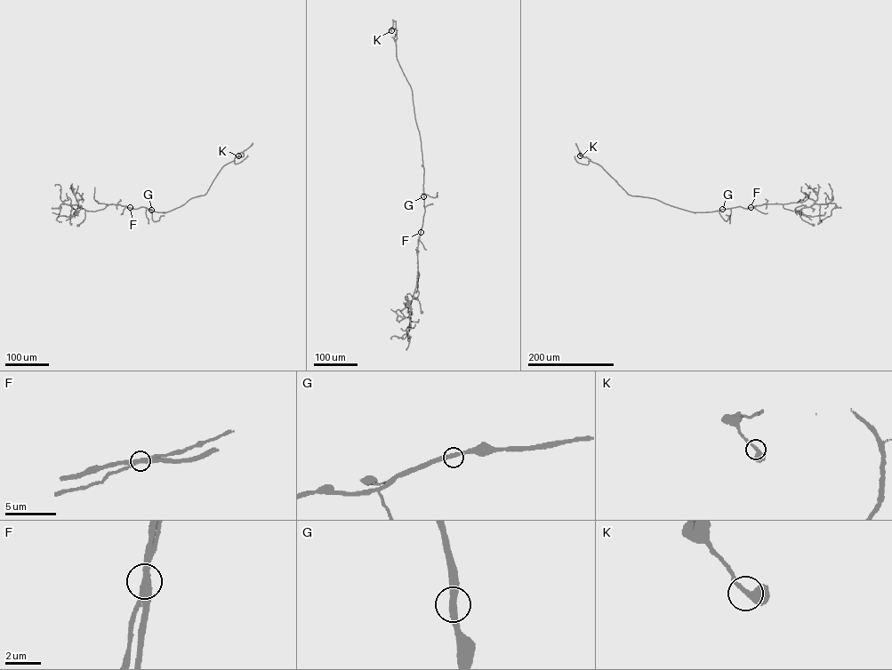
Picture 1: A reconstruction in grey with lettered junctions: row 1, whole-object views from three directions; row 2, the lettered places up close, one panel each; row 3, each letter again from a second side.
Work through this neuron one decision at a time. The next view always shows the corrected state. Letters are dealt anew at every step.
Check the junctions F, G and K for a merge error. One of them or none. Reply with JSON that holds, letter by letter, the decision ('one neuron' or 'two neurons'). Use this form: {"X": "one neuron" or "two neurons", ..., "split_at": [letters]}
{"F": "two neurons", "G": "one neuron", "K": "one neuron", "split_at": ["F"]}

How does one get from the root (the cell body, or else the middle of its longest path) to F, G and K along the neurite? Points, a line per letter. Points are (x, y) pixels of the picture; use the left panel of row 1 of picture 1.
F: (78, 225), (84, 219), (84, 209), (94, 211), (109, 204), (130, 207)
G: (78, 225), (84, 219), (84, 209), (94, 211), (113, 204), (151, 210)
K: (78, 225), (84, 209), (109, 204), (162, 212), (180, 207), (204, 195), (223, 166), (244, 155), (238, 155)

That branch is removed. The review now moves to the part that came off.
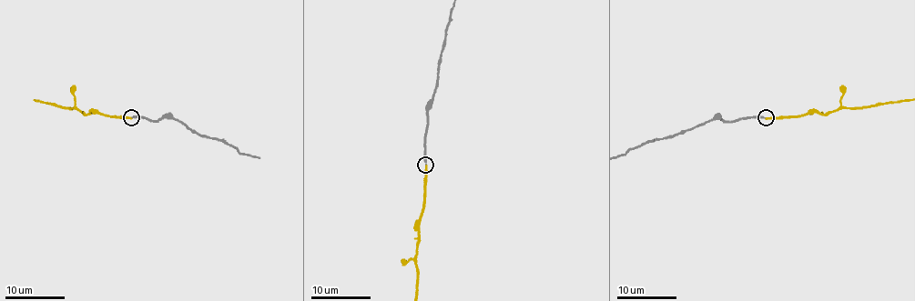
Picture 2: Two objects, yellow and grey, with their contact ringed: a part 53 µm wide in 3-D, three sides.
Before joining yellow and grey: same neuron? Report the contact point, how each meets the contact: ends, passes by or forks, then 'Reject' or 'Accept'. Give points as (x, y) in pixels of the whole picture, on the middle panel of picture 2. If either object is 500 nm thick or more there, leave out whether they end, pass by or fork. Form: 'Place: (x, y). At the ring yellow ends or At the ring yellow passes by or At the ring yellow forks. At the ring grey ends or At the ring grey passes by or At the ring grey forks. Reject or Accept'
Place: (425, 165). At the ring yellow ends. At the ring grey ends. Reject

